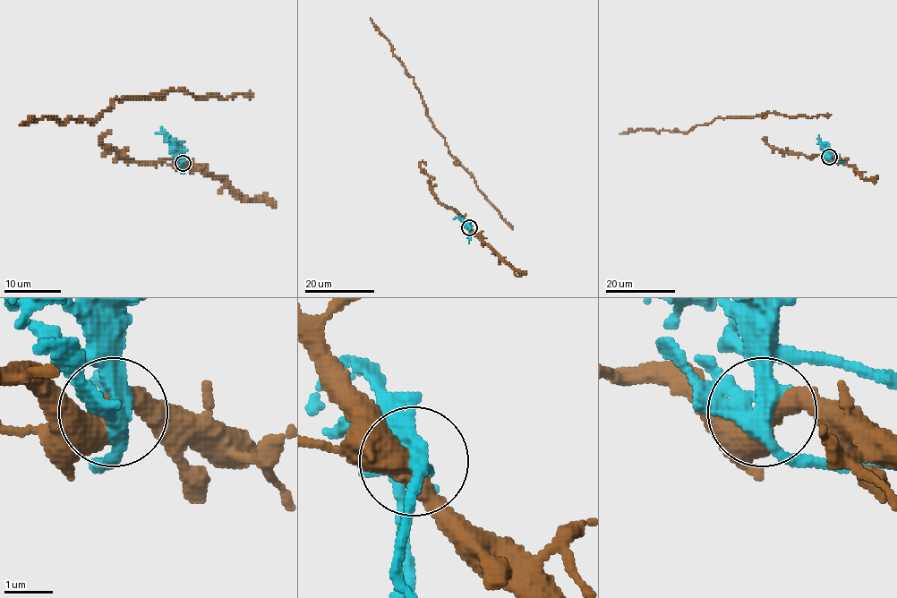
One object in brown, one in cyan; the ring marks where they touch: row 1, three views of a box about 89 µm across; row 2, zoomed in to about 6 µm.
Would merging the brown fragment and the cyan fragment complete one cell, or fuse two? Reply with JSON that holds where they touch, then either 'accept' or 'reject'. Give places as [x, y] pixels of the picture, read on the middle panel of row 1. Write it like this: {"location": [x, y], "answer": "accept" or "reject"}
{"location": [469, 227], "answer": "reject"}

